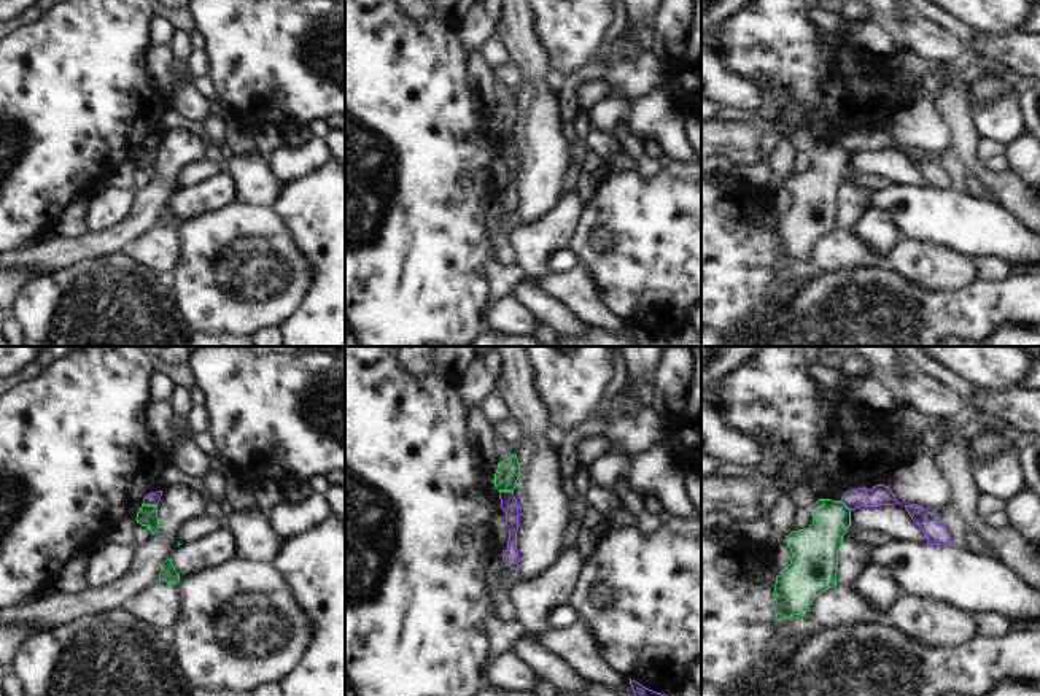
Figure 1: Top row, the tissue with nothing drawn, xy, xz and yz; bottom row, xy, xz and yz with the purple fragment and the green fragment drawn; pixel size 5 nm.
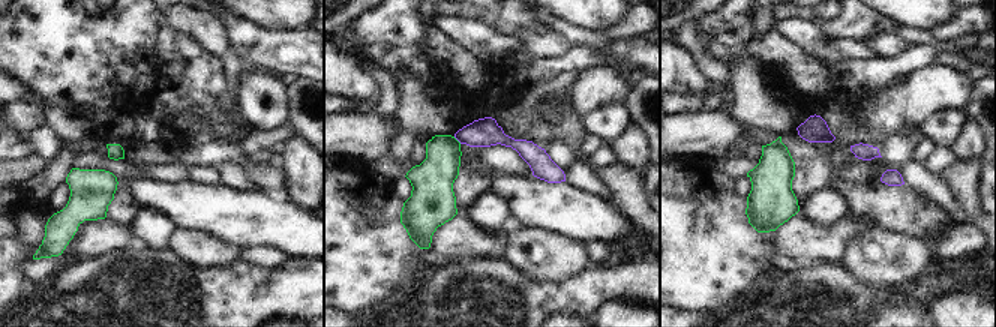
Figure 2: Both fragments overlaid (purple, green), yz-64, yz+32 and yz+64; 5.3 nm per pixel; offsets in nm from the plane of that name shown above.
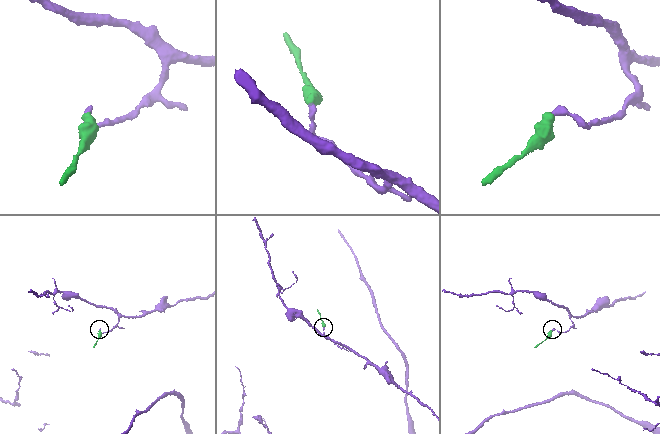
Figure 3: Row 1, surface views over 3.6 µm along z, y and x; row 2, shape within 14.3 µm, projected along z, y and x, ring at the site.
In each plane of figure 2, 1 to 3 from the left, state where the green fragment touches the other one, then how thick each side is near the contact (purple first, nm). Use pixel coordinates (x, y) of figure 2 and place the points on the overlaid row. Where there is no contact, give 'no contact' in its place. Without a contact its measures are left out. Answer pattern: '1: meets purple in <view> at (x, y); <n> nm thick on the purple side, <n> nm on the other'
1: no contact
2: meets purple in yz+32 at (458, 140); 160 nm thick on the purple side, 220 nm on the other
3: no contact

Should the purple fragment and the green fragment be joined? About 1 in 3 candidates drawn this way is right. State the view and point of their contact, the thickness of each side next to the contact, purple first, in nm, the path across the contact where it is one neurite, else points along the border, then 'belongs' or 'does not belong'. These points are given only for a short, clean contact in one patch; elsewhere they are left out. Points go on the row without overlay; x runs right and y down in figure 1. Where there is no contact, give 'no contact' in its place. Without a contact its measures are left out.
xy (150, 148) | 60/100 nm | along xy (143, 146), (156, 150) | does not belong

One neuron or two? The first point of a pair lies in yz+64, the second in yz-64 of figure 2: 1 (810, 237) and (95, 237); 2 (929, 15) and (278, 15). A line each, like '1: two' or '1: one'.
1: one
2: one

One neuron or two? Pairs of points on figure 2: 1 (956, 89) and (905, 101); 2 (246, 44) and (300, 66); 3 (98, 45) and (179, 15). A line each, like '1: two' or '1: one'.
1: one
2: one
3: two

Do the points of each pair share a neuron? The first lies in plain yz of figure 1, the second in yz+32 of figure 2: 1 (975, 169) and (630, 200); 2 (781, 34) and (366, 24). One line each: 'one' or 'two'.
1: one
2: one

